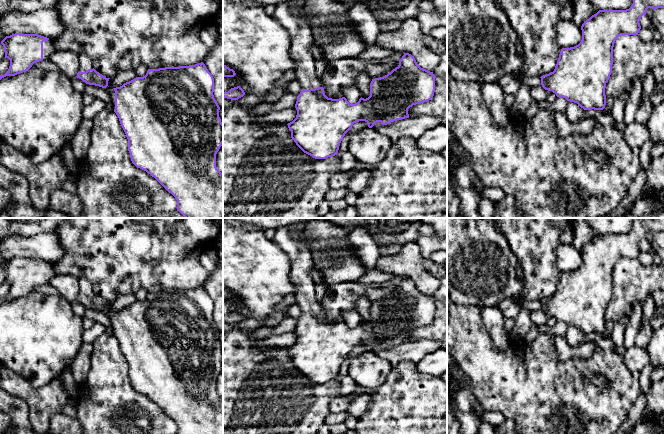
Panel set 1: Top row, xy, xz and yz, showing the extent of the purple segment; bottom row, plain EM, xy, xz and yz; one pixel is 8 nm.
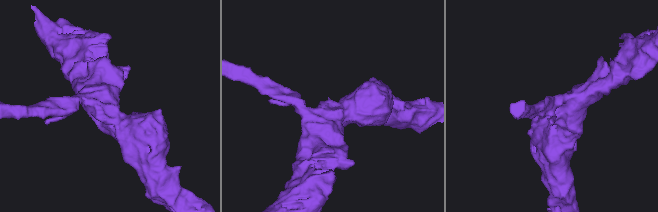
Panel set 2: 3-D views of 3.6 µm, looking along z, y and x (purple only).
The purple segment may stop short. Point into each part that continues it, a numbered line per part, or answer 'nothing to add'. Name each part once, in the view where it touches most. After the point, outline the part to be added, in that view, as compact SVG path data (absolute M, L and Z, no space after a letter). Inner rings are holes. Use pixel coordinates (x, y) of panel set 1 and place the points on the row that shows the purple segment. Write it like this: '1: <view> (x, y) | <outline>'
1: xy (48, 48) | M49 38L48 41L43 42L43 60L49 59L53 52L55 52L55 48L52 40Z
2: xz (299, 31) | M279 4L273 15L287 30L290 38L290 57L296 64L296 80L303 90L322 87L316 75L310 48L314 44L312 31L304 17L295 15L289 4Z

